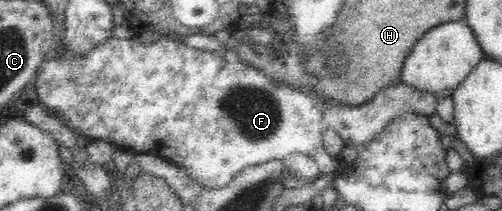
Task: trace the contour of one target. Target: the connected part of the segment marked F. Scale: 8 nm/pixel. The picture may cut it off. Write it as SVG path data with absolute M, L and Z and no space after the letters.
M161 36L157 42L147 45L141 44L137 37L111 37L108 41L105 42L105 46L101 46L93 54L89 54L85 58L85 62L71 62L70 56L68 56L65 49L62 53L56 52L54 55L52 54L41 64L34 82L34 90L40 105L43 108L53 109L60 116L64 116L71 123L71 127L81 129L81 133L87 135L88 139L105 138L116 144L121 150L133 150L136 153L153 153L163 158L168 158L182 166L191 178L196 178L204 189L227 186L227 183L232 178L235 178L242 168L266 163L273 159L281 161L291 152L303 152L314 156L321 174L331 173L337 168L337 165L332 161L331 156L322 144L323 132L325 131L322 128L323 106L317 104L317 101L313 100L313 97L307 95L307 93L299 93L295 89L285 87L285 85L273 85L273 81L269 81L269 77L265 77L265 73L261 73L259 69L246 66L234 59L229 60L223 57L219 51L185 48L180 46L177 40L174 41L173 39L165 38L165 36Z

